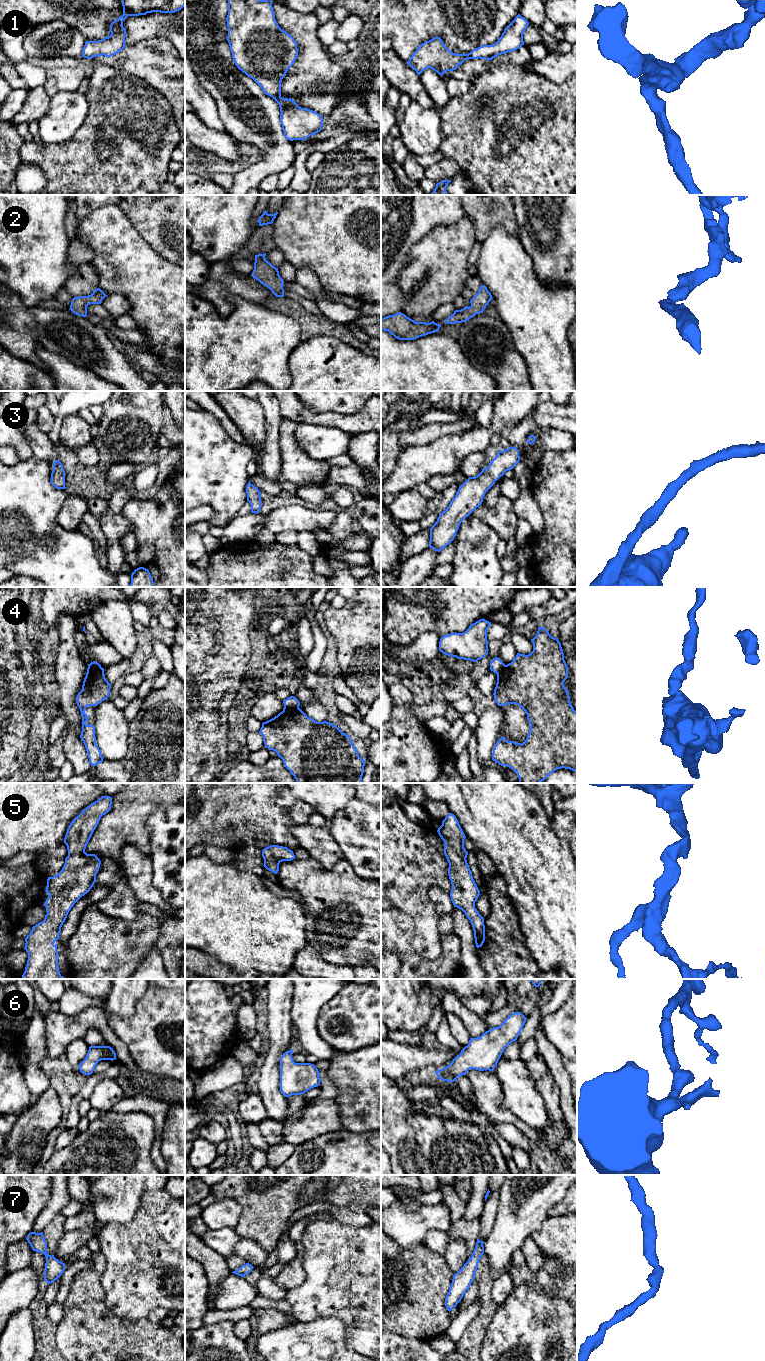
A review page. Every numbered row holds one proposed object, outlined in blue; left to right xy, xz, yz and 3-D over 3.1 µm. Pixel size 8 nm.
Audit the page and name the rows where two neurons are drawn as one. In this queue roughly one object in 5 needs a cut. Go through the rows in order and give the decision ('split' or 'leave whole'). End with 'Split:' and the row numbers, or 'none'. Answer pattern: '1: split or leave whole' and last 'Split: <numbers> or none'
1: leave whole
2: leave whole
3: leave whole
4: split
5: leave whole
6: leave whole
7: leave whole
Split: 4

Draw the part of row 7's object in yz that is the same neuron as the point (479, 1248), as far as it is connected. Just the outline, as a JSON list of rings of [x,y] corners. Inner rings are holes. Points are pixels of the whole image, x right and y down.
[[[477,1238],[472,1256],[469,1257],[464,1266],[454,1274],[449,1292],[445,1298],[445,1306],[449,1312],[461,1301],[474,1280],[479,1260],[484,1254],[483,1244],[484,1242]]]

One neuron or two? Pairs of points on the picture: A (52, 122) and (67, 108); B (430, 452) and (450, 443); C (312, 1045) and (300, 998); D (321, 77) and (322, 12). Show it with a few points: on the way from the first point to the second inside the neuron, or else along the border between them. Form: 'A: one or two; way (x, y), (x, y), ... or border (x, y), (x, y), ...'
A: one; way (56, 119), (63, 112)
B: one; way (435, 452), (441, 452), (445, 448)
C: one; way (305, 1033), (304, 1010)
D: two; border (313, 13), (320, 24)

